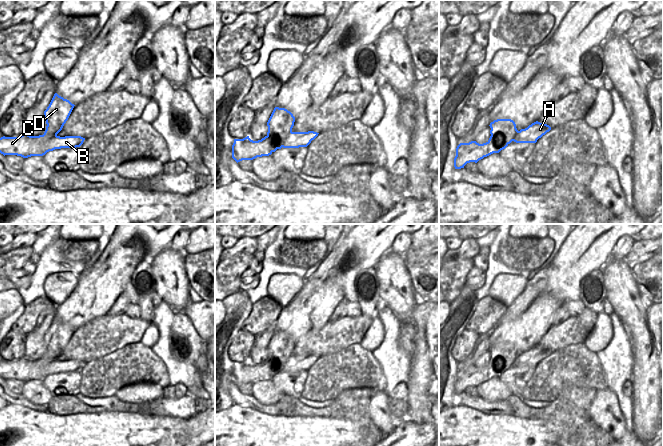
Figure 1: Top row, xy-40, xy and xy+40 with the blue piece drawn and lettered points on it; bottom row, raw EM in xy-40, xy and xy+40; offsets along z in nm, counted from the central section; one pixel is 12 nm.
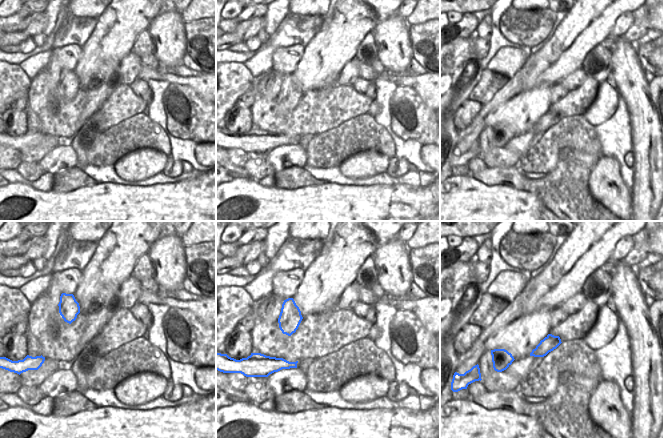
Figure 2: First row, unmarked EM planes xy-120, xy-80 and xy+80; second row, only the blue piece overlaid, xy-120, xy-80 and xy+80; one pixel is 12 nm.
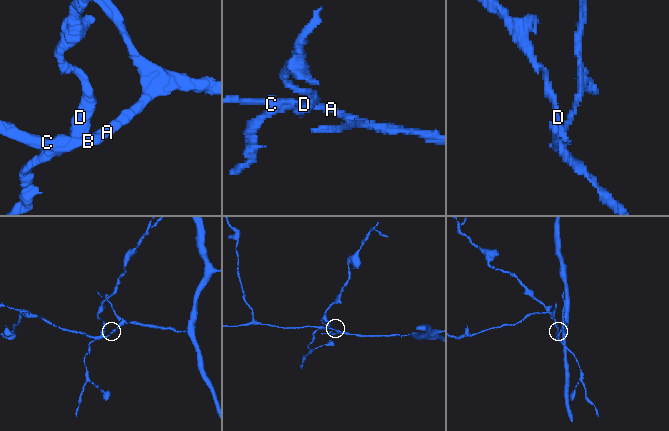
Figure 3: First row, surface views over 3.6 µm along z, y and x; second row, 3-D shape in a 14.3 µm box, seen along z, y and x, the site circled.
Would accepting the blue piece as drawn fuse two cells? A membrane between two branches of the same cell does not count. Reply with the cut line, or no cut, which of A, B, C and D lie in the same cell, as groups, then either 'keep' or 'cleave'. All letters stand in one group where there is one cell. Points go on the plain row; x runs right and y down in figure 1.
xy (266, 360), (271, 363), (273, 375) | A B C / D | cleave

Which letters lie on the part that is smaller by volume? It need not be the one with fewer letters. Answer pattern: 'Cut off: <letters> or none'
Cut off: D

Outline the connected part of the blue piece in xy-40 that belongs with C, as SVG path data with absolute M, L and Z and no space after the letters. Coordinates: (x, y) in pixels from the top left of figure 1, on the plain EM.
M26 357L18 361L3 360L0 362L0 377L23 382L43 380L55 373L80 371L84 364L81 360L30 360Z

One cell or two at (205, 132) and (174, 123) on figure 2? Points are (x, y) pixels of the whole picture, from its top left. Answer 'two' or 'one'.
one

